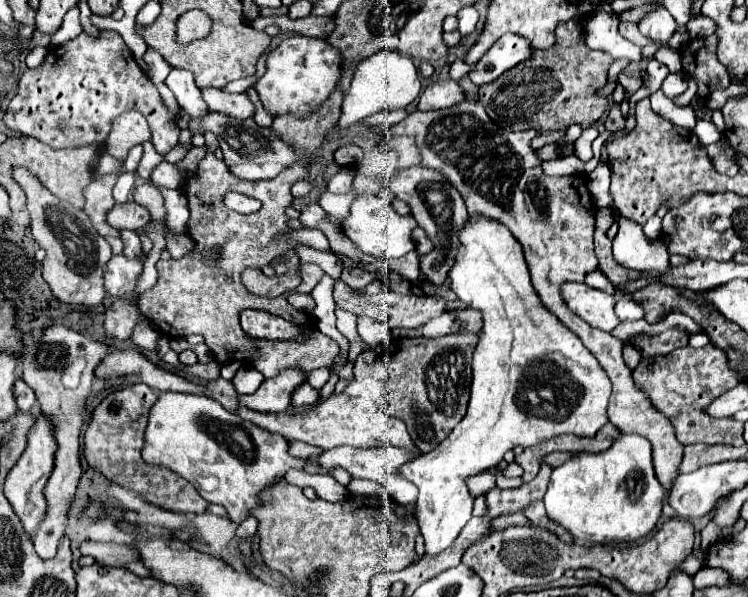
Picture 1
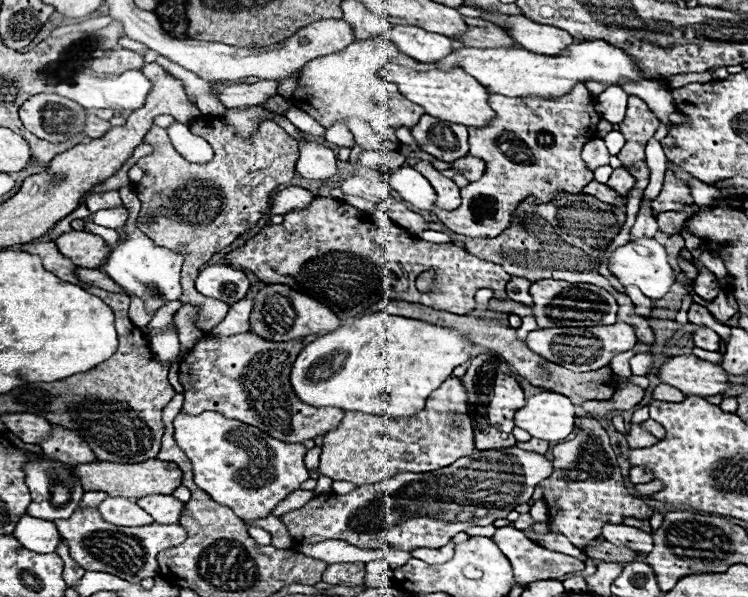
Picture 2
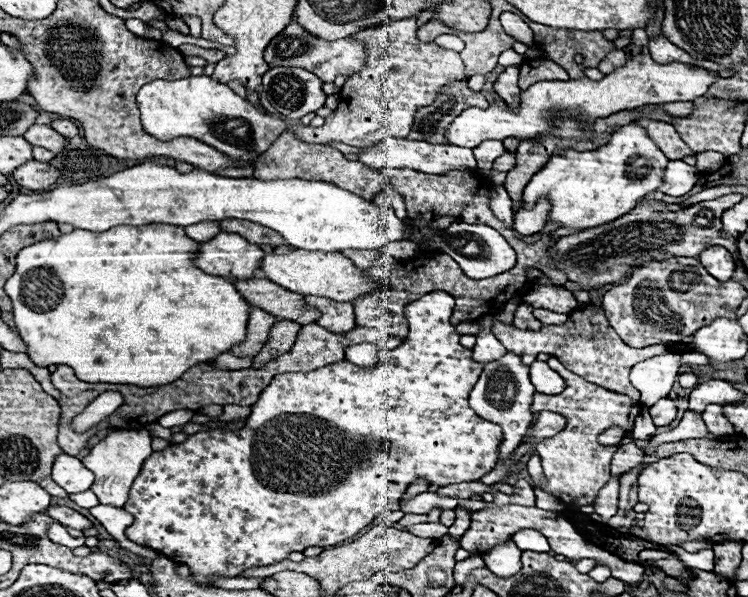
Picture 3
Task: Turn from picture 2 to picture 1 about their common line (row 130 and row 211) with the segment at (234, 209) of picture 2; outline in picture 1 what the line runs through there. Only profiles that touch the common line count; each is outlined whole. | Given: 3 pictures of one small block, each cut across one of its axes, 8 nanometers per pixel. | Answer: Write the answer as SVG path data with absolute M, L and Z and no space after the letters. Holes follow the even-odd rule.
M206 152L206 156L200 160L196 172L192 176L188 176L190 180L186 180L182 192L188 196L188 198L198 198L198 208L192 208L192 214L190 214L190 220L188 220L188 236L192 238L194 242L194 248L182 256L180 260L158 260L156 264L156 270L158 270L158 282L140 294L138 298L138 308L142 314L146 314L146 318L150 318L162 336L168 336L168 338L184 338L184 336L190 336L190 334L202 334L206 338L206 346L210 348L210 352L214 354L214 358L220 362L220 364L226 364L226 362L232 362L232 360L238 360L238 362L246 362L246 364L252 364L258 372L264 374L264 378L270 378L270 376L276 376L280 370L284 368L290 368L290 366L296 366L296 368L302 368L304 372L312 372L320 366L332 366L332 360L334 356L338 354L338 344L328 338L326 334L322 334L318 328L314 328L314 322L312 318L306 314L306 312L300 312L296 310L294 306L288 304L286 296L294 292L312 292L312 288L318 284L318 280L324 276L324 270L318 266L318 264L307 263L301 265L301 276L304 276L301 284L293 291L285 294L280 294L276 298L262 298L262 296L254 296L250 294L244 284L240 282L240 274L244 268L248 266L264 266L264 262L270 262L270 258L280 258L284 256L286 252L296 252L296 248L300 246L296 240L276 240L278 234L286 234L290 232L290 226L288 226L288 216L286 216L286 208L292 206L292 184L298 182L298 180L306 180L308 178L308 162L302 160L302 162L296 162L294 166L288 166L286 170L282 170L276 178L272 180L264 180L264 182L246 182L246 180L240 180L240 178L234 178L228 170L226 170L226 164L216 158L214 152ZM150 182L136 186L134 190L134 200L138 204L142 204L150 216L166 216L166 208L164 208L164 196L160 194L160 190L156 186L152 186ZM228 192L240 192L240 194L248 194L252 198L258 198L262 202L262 208L254 214L238 214L238 212L232 212L224 206L224 194ZM246 308L256 308L256 310L264 310L264 312L270 312L274 316L282 316L284 320L296 324L304 334L306 334L306 340L304 342L296 342L296 340L258 340L258 338L252 338L248 336L242 326L240 326L240 312L246 310Z

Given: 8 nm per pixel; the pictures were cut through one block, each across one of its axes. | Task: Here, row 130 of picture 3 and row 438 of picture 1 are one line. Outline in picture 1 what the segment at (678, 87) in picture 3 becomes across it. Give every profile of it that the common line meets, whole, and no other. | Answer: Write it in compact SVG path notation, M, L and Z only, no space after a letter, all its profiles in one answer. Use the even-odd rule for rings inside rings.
M478 218L476 222L468 220L468 224L462 228L462 234L458 236L462 250L458 252L456 264L450 270L450 288L466 306L478 308L482 312L484 328L474 350L472 396L466 416L430 454L422 454L414 462L402 466L402 476L418 486L415 516L424 536L426 556L434 556L446 550L470 520L474 496L468 490L468 478L490 466L496 466L514 446L534 446L536 442L568 432L578 436L594 436L608 422L606 408L608 396L612 392L610 378L604 374L598 360L584 348L574 332L562 326L558 318L554 318L554 314L542 306L530 282L522 246L514 240L514 236L500 222L486 218Z

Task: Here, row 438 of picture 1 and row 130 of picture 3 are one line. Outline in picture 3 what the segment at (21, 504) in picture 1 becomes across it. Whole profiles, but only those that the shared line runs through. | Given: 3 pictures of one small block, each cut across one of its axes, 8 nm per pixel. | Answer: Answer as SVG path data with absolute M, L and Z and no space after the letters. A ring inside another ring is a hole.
M32 124L28 128L28 132L24 134L24 138L32 144L32 146L42 146L52 150L54 154L58 154L64 146L66 146L66 138L60 136L56 130L52 130L48 124Z

